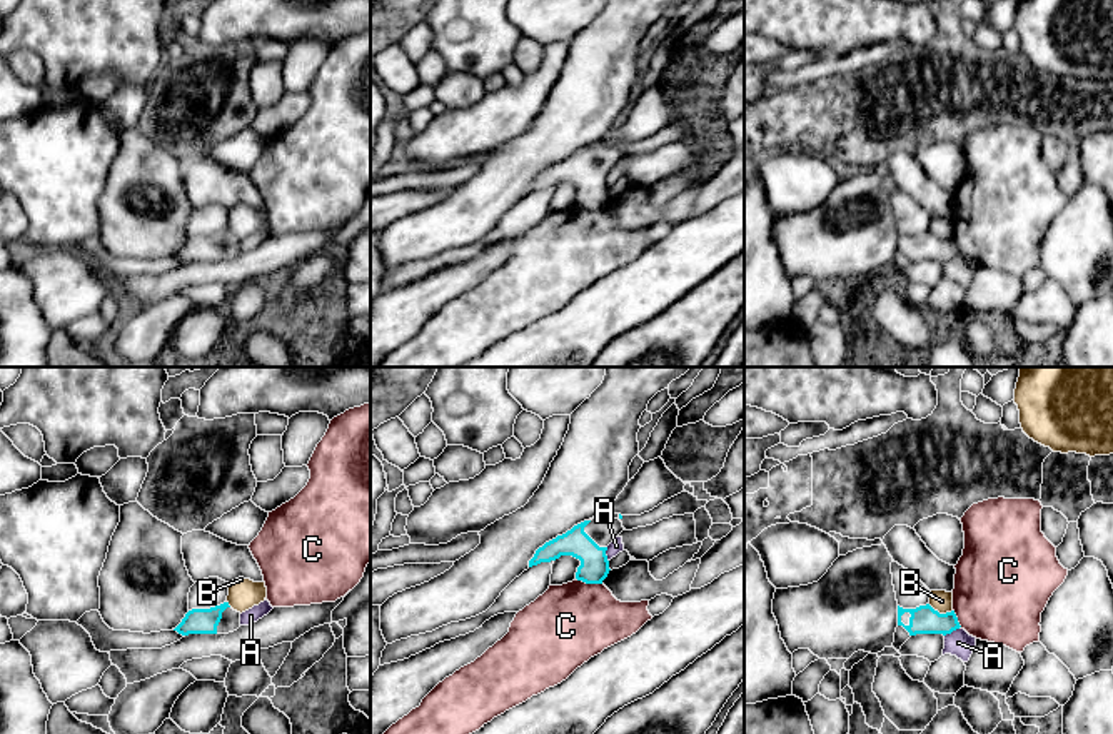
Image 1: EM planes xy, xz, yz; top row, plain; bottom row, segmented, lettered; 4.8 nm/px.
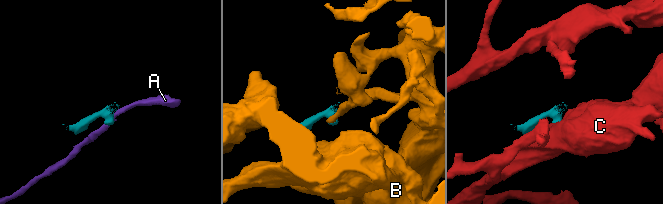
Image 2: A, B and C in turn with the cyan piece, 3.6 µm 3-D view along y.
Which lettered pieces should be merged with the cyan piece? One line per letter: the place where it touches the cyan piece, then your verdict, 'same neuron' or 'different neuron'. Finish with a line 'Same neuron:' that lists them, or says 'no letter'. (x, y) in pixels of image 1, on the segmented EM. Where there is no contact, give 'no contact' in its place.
A: yz (951, 631) | different neuron
B: yz (938, 613) | different neuron
C: xz (589, 583) | different neuron
Same neuron: no letter

